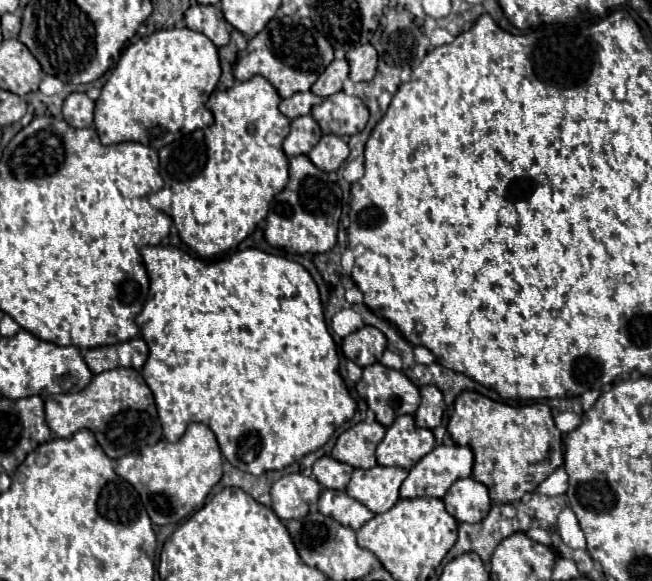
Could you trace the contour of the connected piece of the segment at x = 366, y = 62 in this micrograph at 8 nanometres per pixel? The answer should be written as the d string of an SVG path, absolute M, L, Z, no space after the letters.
M364 44L364 46L358 46L350 52L346 52L346 60L350 64L350 80L352 82L366 82L366 80L374 78L378 54L372 44Z

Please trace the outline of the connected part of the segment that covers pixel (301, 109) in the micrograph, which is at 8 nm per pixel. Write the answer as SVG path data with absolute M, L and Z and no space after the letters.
M298 92L294 94L292 98L286 98L280 102L280 112L286 116L286 118L296 118L296 116L304 116L304 114L310 114L312 106L320 104L322 98L314 96L312 92Z

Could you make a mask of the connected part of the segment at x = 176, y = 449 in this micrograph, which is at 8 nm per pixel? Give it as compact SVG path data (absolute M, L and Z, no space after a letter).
M190 424L178 442L160 440L154 446L142 448L138 454L126 454L116 460L114 470L136 488L154 524L178 524L202 508L206 496L222 478L222 454L208 426Z

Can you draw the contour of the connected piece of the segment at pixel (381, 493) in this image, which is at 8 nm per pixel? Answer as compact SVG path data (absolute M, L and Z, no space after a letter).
M374 466L370 470L354 470L346 492L374 514L382 514L398 502L398 490L406 476L404 468Z

